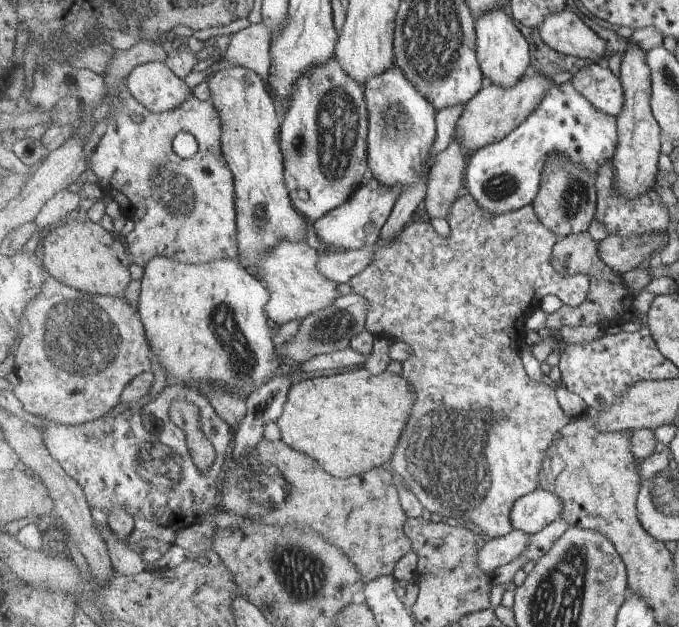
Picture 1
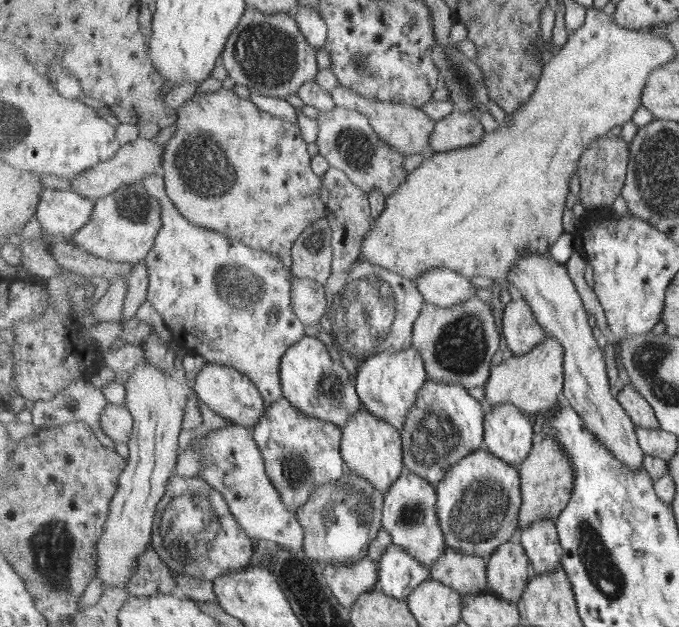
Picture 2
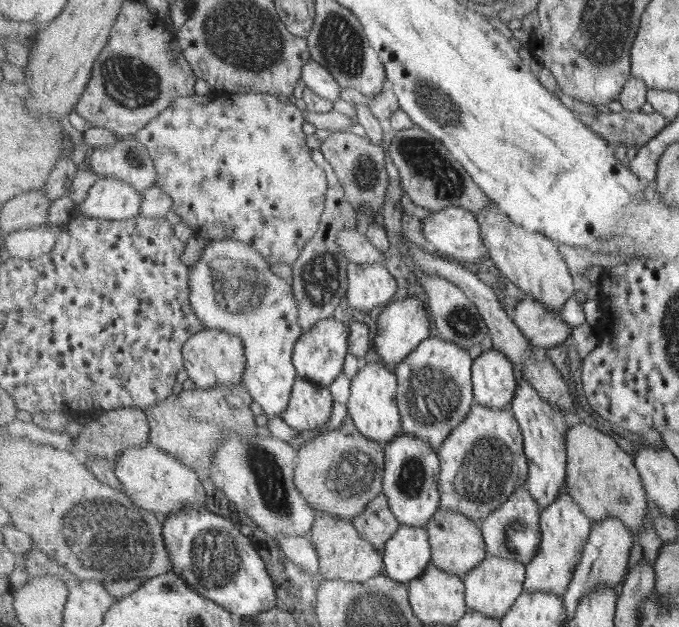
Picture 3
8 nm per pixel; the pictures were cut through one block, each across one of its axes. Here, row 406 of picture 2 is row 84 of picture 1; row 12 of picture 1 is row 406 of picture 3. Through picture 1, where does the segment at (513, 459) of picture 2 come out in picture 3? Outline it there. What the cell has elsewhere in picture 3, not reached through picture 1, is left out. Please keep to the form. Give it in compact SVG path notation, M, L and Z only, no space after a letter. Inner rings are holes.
M493 347L474 360L472 381L475 402L501 410L510 408L519 383L512 360Z

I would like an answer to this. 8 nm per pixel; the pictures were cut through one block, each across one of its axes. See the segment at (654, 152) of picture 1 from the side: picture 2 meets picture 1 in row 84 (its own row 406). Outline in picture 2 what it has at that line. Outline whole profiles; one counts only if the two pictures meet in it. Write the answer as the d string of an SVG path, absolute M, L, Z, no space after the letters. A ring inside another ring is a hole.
M629 384L616 396L625 412L632 417L633 424L647 429L659 429L660 421L652 404L632 385Z

